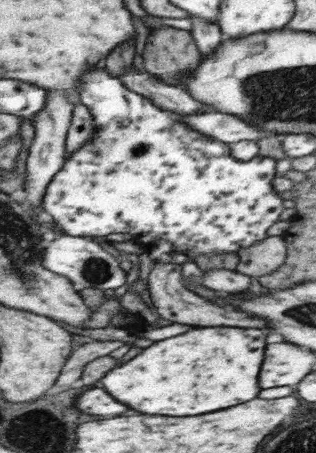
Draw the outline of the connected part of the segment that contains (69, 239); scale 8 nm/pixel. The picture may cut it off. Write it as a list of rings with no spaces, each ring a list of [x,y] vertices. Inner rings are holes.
[[[63,235],[47,243],[42,257],[42,266],[65,276],[76,290],[82,289],[117,289],[121,286],[127,286],[130,281],[130,275],[120,267],[118,259],[112,257],[110,253],[104,251],[96,240],[84,236]]]

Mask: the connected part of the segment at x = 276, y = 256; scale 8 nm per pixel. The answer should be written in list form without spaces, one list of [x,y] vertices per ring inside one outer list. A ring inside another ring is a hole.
[[[269,236],[248,248],[242,248],[236,254],[240,256],[236,270],[240,274],[258,278],[264,272],[268,274],[276,270],[285,261],[287,252],[283,236]]]

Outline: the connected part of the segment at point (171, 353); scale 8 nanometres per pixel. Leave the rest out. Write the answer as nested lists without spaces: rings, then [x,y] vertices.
[[[194,328],[148,346],[130,362],[110,370],[102,378],[102,386],[110,396],[142,414],[208,414],[256,398],[256,374],[264,362],[264,348],[266,330]]]

